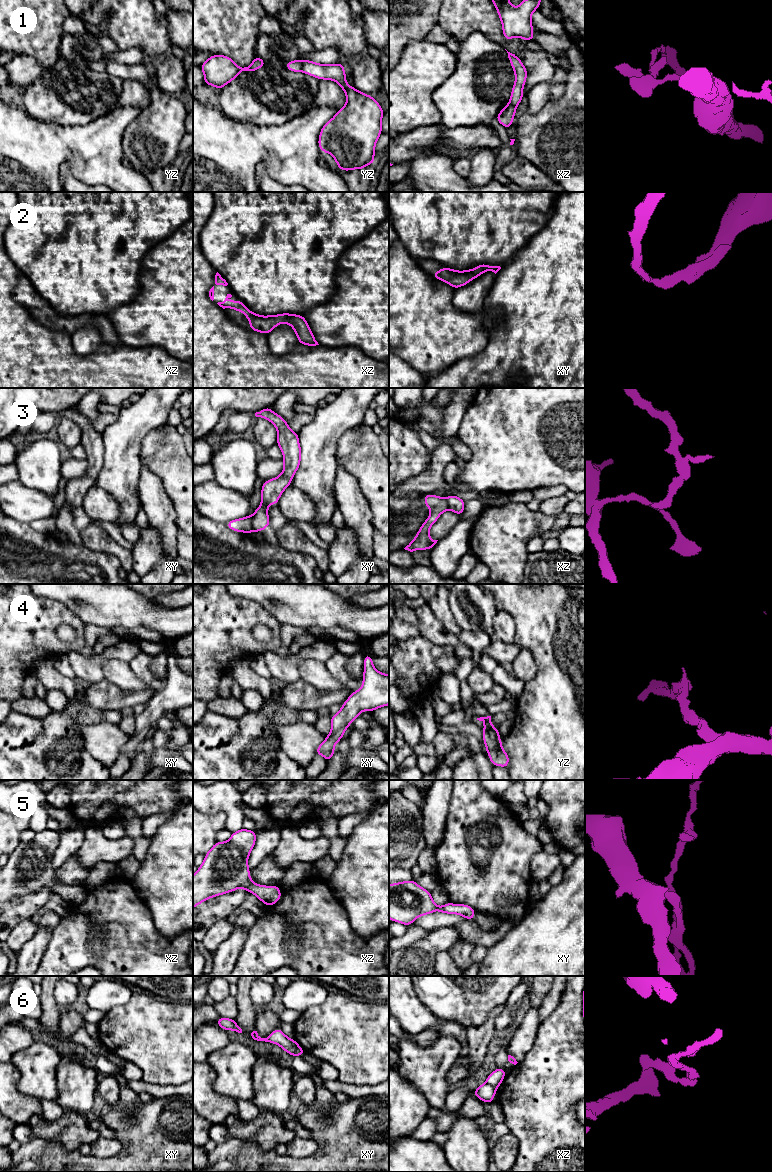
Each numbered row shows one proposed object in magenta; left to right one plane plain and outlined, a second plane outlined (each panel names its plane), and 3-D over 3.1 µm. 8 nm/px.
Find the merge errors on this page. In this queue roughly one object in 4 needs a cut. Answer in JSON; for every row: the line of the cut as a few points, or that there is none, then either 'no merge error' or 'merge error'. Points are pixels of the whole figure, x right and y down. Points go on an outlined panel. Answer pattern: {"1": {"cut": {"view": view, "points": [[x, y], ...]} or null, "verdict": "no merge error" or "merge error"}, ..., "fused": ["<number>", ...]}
{"1": {"cut": {"view": "yz", "points": [[301, 61], [302, 70]]}, "verdict": "merge error"}, "2": {"cut": null, "verdict": "no merge error"}, "3": {"cut": {"view": "xy", "points": [[250, 516], [254, 530]]}, "verdict": "merge error"}, "4": {"cut": null, "verdict": "no merge error"}, "5": {"cut": null, "verdict": "no merge error"}, "6": {"cut": {"view": "xy", "points": [[297, 1044], [294, 1055]]}, "verdict": "merge error"}, "fused": ["1", "3", "6"]}

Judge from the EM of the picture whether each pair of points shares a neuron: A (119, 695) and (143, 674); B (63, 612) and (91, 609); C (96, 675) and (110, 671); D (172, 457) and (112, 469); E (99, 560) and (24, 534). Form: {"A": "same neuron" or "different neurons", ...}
{"A": "different neurons", "B": "different neurons", "C": "different neurons", "D": "different neurons", "E": "same neuron"}

